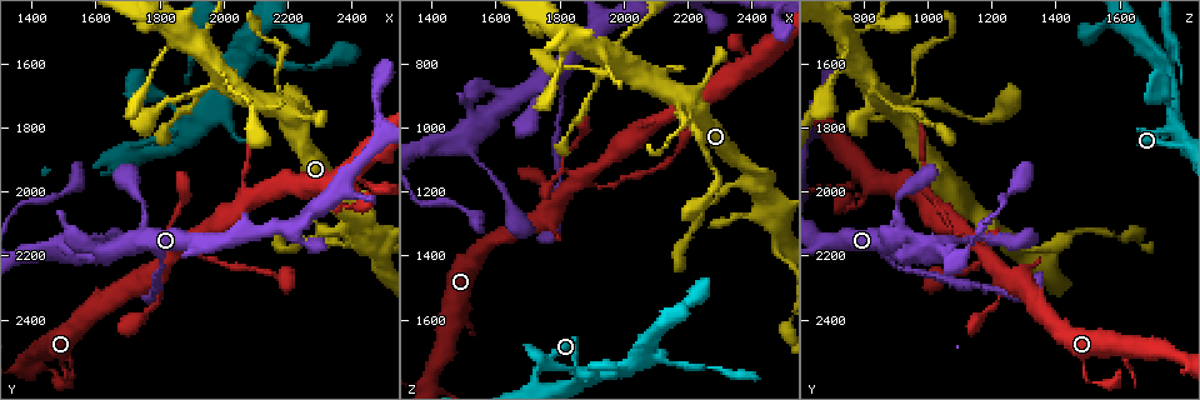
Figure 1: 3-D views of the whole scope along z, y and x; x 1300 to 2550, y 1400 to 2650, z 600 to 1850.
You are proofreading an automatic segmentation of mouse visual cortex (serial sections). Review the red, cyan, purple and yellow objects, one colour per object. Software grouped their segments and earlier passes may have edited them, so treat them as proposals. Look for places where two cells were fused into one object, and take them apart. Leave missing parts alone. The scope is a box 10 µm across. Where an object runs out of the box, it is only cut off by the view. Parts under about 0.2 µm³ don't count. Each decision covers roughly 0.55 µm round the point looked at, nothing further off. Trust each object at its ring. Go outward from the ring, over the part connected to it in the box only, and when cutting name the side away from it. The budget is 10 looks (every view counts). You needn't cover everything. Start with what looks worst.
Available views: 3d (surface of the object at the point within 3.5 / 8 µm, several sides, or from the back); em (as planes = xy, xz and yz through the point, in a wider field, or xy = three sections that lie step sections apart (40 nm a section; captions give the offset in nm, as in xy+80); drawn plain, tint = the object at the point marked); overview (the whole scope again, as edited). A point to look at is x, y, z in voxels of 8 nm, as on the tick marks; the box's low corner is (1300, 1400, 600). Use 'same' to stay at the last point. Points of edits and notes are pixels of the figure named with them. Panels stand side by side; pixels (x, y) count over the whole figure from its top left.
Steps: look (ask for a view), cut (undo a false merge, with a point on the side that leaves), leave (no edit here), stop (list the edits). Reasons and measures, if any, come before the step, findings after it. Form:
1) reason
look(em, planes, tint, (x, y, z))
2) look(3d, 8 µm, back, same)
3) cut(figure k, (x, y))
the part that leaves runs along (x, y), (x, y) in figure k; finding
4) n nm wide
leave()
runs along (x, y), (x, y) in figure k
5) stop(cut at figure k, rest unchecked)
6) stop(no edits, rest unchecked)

branch point
look(3d, 3.5 µm, (1460, 2180, 1060))

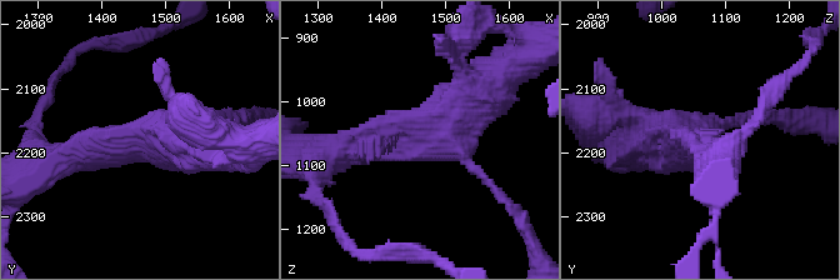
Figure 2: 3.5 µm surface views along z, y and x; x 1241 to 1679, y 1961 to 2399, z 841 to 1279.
look(em, xy, step 2, tint, (1465, 2190, 1060))

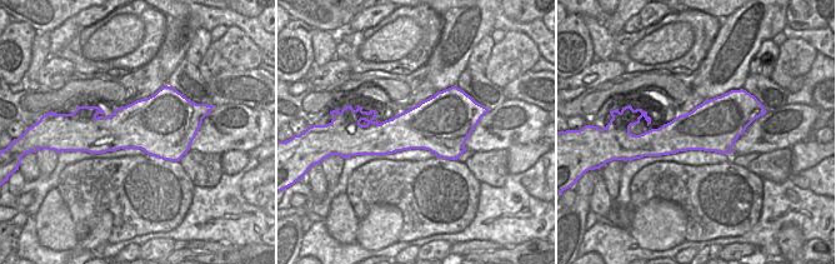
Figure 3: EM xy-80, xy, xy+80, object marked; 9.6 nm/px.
leave()
runs along (504, 74), (430, 141), (365, 148) in figure 2; continuous, no second cell

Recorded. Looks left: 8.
side arm on a straight run
look(3d, 3.5 µm, (2410, 1940, 790))

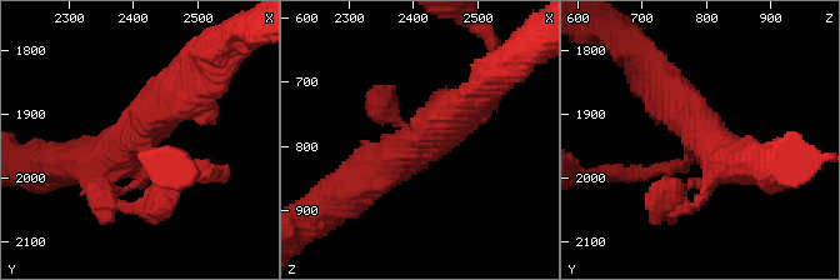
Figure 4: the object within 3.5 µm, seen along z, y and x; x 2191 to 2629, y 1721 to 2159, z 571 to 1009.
look(em, xy, step 2, tint, (2405, 1940, 790))

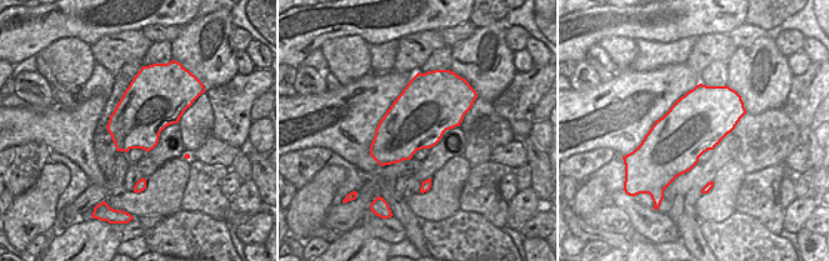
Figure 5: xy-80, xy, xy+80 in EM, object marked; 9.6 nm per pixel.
600 nm wide
leave()
runs along (353, 193), (471, 100) in figure 4; all the same cell

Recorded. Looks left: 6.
three-way junction
look(3d, 3.5 µm, (2210, 1720, 930))

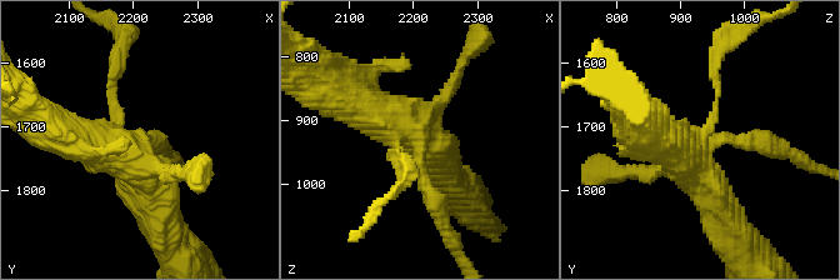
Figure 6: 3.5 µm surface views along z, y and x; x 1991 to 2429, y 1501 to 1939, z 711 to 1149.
now the EM
look(em, xy, step 3, tint, (2210, 1720, 935))

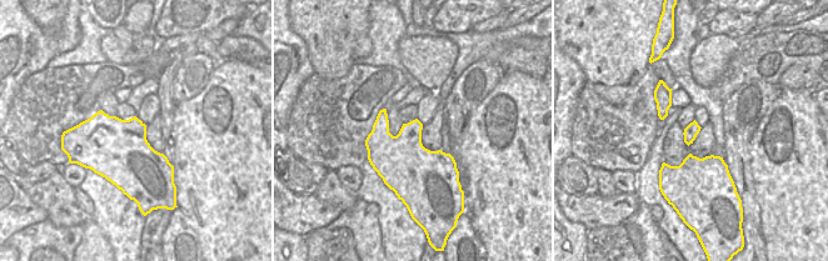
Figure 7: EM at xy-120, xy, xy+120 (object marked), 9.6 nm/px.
leave()
runs along (165, 229), (128, 155), (66, 133) in figure 6; all the same cell

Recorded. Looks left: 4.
four-way junction
look(3d, 3.5 µm, (2020, 1650, 820))

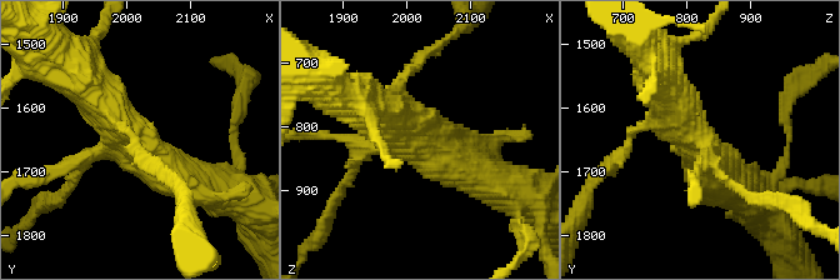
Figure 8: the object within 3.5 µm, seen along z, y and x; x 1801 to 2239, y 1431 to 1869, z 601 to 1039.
4 arms; arms of 150, 200, 500, 500 nm
look(em, xy, step 5, tint, (2015, 1655, 810))

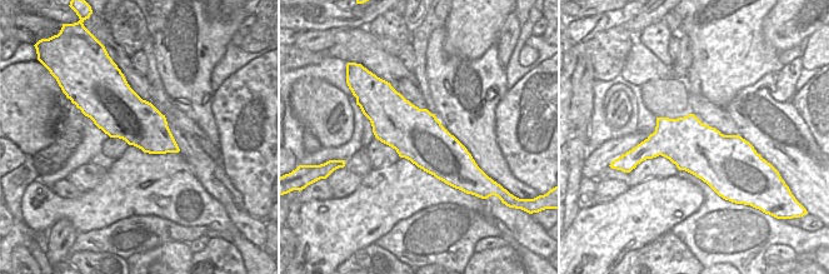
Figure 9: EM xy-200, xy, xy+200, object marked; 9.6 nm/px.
leave()
runs along (199, 181), (164, 170), (84, 81) in figure 8; all the same cell

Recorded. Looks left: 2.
stop(no edits, rest unchecked)

